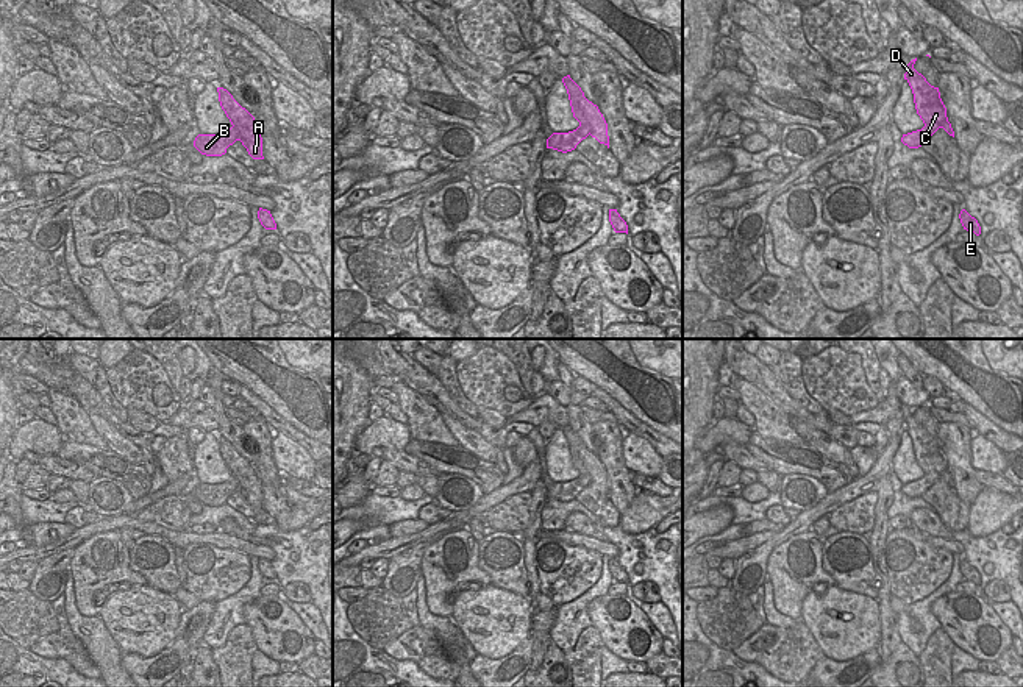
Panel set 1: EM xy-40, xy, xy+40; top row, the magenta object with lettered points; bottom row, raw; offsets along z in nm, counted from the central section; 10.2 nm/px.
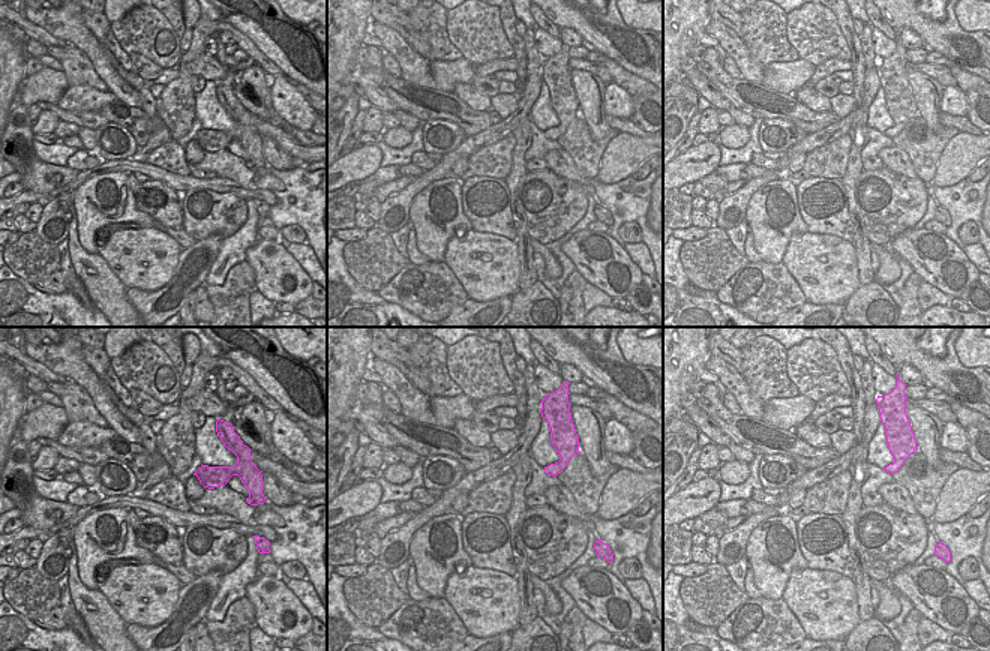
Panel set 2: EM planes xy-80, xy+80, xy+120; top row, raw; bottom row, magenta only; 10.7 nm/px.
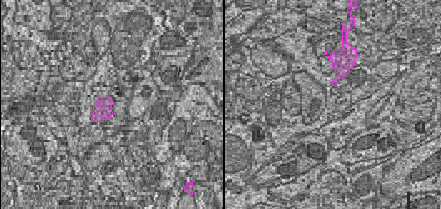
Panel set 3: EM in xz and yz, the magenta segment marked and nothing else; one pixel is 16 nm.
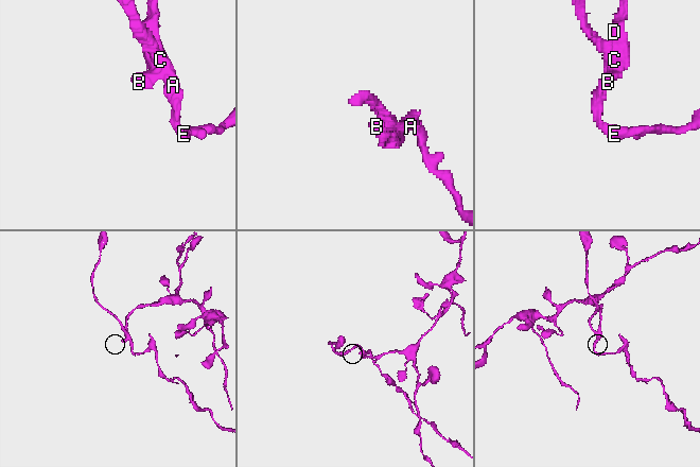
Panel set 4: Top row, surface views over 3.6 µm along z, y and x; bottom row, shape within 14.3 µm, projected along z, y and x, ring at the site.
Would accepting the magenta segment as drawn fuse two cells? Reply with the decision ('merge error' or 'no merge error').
merge error

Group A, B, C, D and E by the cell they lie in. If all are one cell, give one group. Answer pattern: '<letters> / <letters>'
A E / B C D

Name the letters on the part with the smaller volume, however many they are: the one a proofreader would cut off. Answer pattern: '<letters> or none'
A, E

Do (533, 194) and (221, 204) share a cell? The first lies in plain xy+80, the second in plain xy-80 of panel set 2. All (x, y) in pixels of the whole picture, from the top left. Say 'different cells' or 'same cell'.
same cell

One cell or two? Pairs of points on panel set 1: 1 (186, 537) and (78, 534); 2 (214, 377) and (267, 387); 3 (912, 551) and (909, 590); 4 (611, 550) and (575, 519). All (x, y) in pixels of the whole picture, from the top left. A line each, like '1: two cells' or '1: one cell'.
1: one cell
2: two cells
3: one cell
4: two cells

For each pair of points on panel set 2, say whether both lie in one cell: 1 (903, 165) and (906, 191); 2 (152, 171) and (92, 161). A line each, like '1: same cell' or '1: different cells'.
1: different cells
2: different cells

